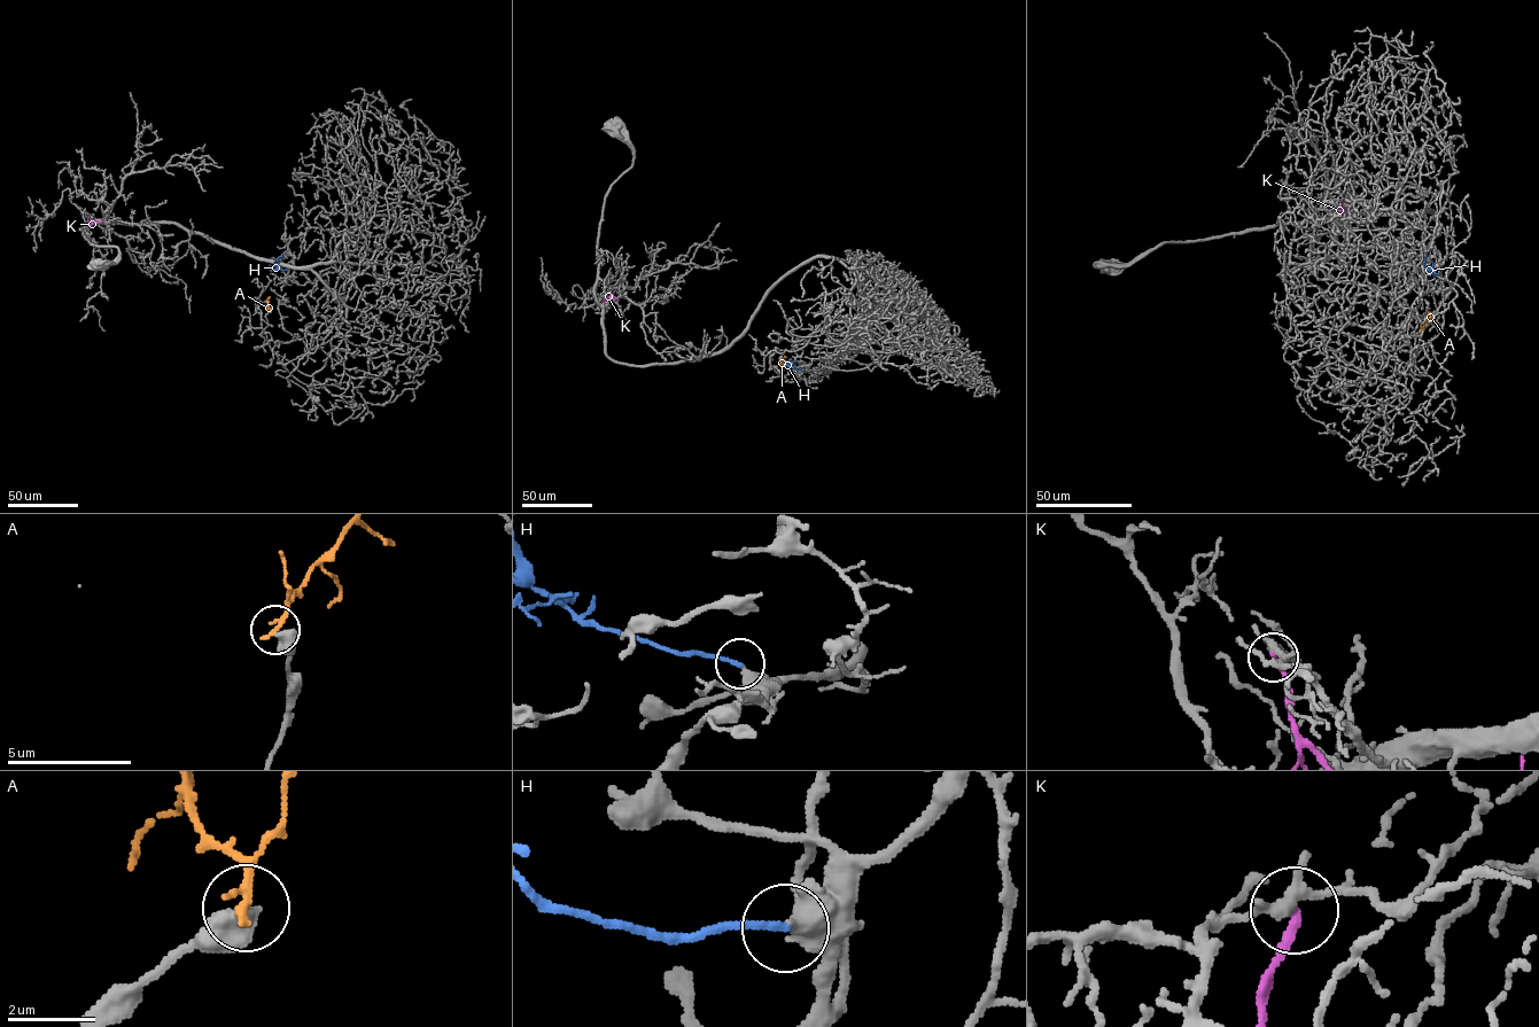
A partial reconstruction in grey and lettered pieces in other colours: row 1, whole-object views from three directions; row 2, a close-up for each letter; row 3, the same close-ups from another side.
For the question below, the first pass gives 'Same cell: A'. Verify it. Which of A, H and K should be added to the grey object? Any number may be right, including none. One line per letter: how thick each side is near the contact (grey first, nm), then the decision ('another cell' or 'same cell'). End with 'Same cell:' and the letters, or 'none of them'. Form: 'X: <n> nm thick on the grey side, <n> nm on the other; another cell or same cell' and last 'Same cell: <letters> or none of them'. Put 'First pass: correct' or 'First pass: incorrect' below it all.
A: 600 nm thick on the grey side, 240 nm on the other; another cell
H: 380 nm thick on the grey side, 180 nm on the other; another cell
K: 240 nm thick on the grey side, 190 nm on the other; another cell
Same cell: none of them
First pass: incorrect

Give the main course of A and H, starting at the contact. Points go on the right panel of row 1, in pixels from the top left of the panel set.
A: (1420, 331), (1429, 317), (1428, 310)
H: (1438, 274), (1424, 266), (1427, 253)

